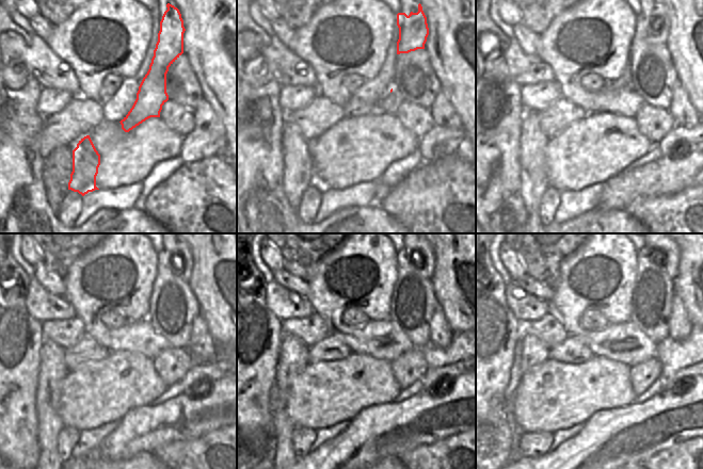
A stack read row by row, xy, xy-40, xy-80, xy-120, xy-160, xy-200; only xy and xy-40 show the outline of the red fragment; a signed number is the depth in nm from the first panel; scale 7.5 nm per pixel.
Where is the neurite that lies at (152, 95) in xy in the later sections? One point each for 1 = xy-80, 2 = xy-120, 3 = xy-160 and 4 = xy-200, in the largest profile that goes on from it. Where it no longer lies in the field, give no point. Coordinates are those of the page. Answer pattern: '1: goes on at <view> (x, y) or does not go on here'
1: goes on at xy-80 (657, 31)
2: goes on at xy-120 (179, 265)
3: goes on at xy-160 (415, 257)
4: goes on at xy-200 (659, 259)

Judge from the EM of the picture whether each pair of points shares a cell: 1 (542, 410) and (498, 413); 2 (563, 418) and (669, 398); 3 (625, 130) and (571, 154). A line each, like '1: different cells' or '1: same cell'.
1: different cells
2: different cells
3: same cell

